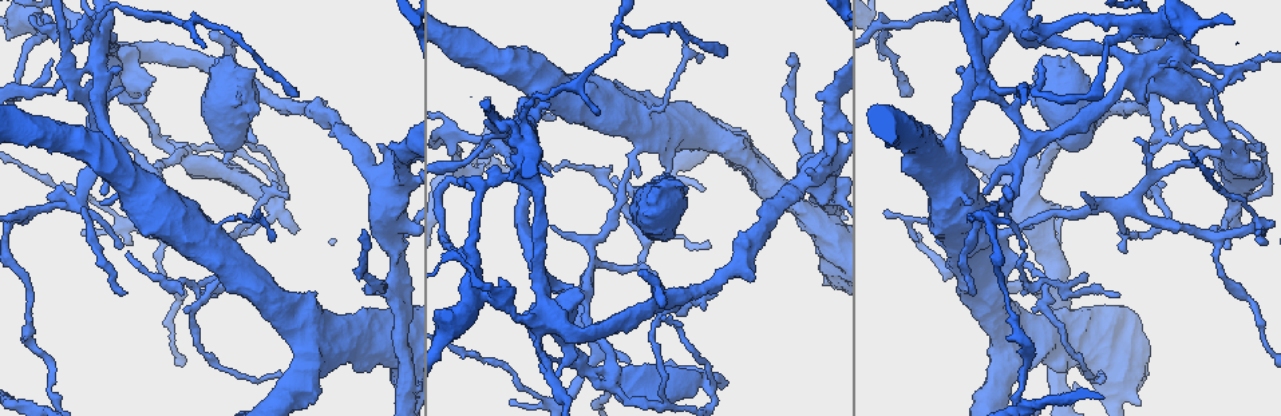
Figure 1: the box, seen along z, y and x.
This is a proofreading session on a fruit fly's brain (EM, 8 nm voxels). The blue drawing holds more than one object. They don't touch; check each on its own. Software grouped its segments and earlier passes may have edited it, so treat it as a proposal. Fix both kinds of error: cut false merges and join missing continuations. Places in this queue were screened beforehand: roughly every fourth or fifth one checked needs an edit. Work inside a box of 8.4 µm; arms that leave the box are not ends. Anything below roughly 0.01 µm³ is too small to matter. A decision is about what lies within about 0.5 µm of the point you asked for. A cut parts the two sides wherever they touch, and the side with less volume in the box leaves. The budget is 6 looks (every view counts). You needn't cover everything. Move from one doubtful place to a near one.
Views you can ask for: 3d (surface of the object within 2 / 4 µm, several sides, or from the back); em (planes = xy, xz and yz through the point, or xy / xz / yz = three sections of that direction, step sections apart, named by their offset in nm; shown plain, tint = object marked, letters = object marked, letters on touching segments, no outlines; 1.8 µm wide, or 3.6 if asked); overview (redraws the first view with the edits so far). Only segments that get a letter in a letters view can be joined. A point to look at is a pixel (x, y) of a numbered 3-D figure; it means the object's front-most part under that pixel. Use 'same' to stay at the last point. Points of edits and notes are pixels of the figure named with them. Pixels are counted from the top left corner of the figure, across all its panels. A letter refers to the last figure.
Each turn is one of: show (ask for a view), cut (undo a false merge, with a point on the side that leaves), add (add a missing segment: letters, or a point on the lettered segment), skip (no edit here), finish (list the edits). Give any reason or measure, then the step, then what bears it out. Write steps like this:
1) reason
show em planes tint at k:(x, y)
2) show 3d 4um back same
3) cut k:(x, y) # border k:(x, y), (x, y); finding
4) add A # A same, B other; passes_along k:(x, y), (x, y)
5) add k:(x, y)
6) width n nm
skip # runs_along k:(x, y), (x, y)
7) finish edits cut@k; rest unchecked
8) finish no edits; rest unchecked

looks like a crossing
show 3d 2um at 1:(1124, 23)

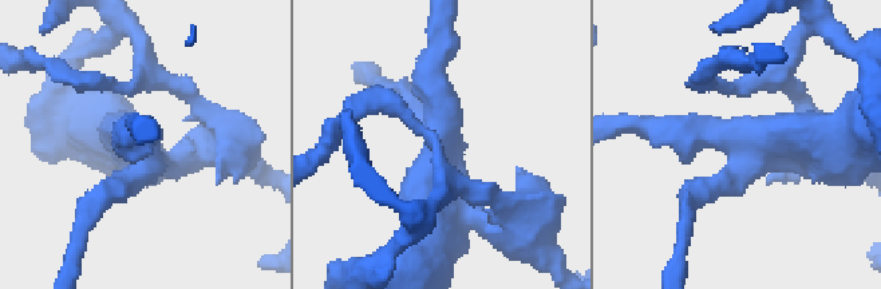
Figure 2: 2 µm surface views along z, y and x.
arms 4
show em xy step 8 letters at 2:(441, 133)

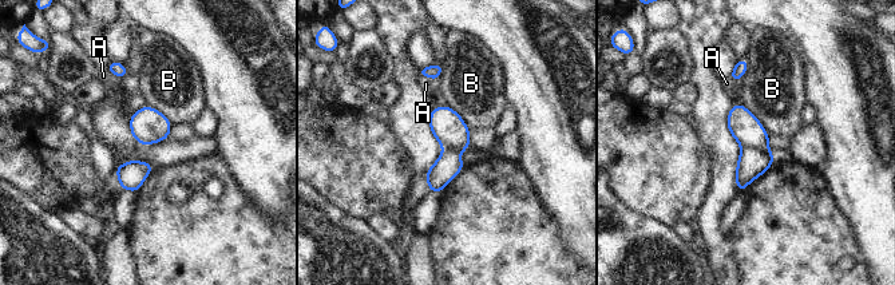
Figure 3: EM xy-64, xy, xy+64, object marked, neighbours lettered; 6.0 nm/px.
cut it another way
show em planes letters same

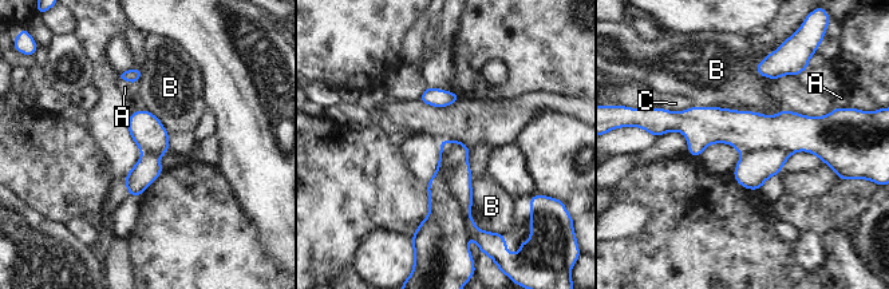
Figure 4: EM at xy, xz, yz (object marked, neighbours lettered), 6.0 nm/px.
cut 4:(441, 237) # A other, B other, C other; border 4:(459, 162), (443, 181), (469, 236); a second neuron is stuck on

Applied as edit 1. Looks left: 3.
see it whole again
show overview

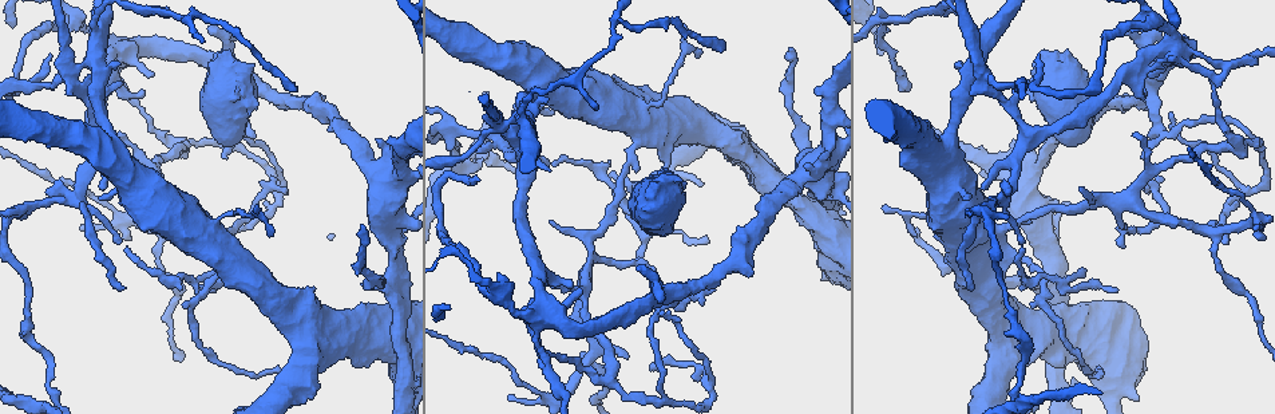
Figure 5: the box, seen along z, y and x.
sharp bend
show em planes letters at 5:(1004, 195)

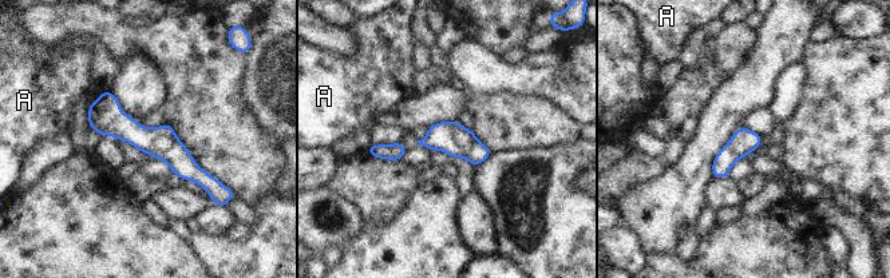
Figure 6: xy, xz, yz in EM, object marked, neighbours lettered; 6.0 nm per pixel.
skip # A other; continuous, no second neuron

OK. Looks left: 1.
finish edits cut@4; rest unchecked

